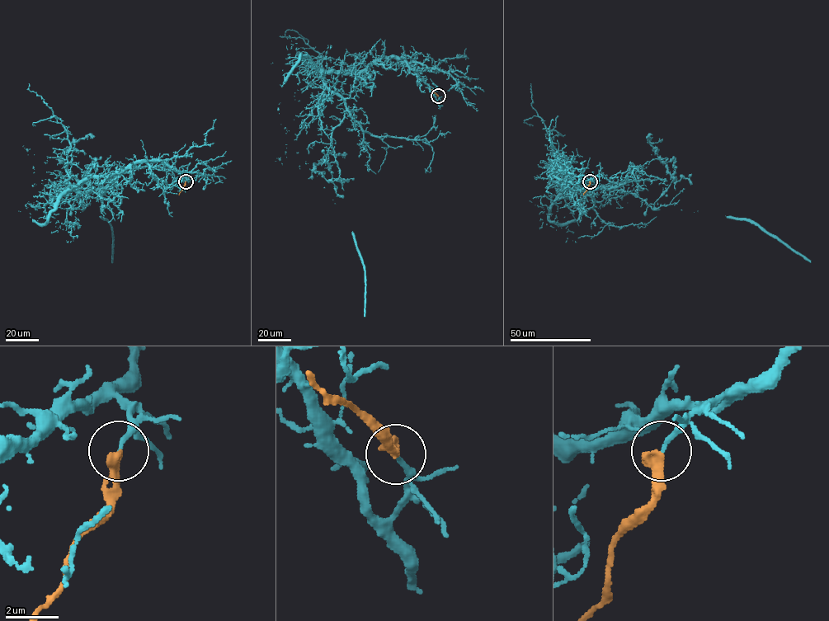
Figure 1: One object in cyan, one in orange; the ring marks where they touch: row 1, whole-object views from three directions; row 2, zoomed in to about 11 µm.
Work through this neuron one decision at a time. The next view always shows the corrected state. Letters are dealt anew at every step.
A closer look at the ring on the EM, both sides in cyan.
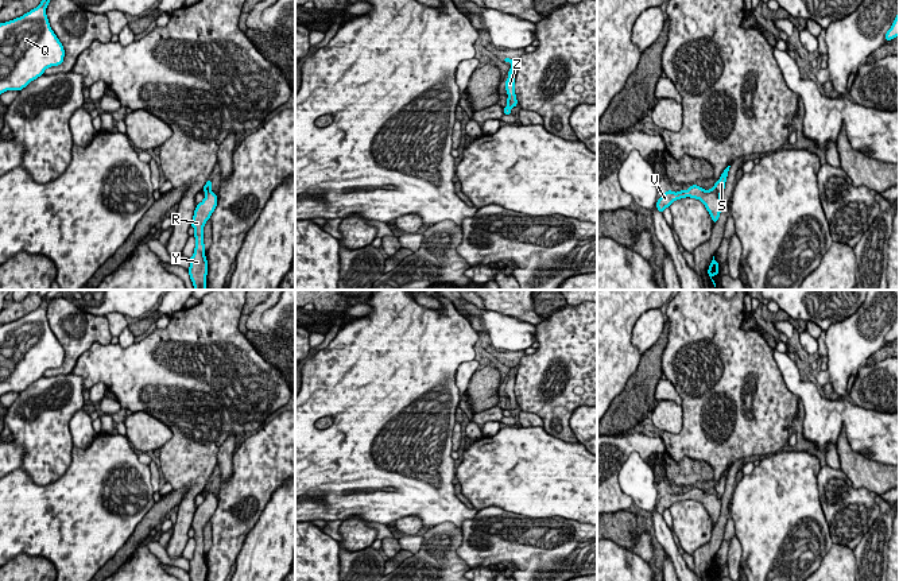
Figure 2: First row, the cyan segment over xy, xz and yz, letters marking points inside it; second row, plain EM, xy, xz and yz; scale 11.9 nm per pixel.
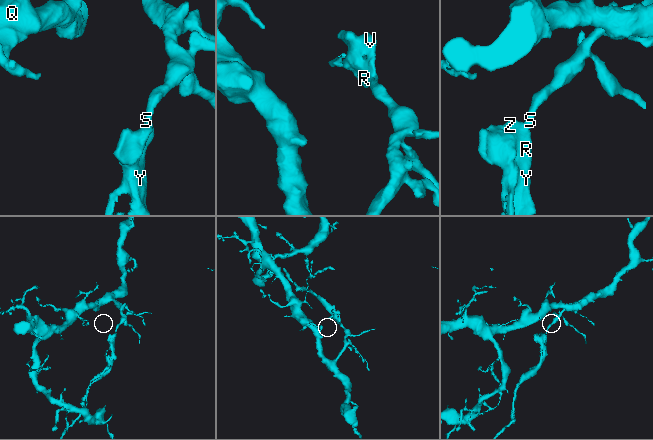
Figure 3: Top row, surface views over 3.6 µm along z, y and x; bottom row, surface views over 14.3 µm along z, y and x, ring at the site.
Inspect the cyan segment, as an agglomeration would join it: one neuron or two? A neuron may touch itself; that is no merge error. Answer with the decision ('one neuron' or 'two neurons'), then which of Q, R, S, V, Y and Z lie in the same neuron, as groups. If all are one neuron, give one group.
two neurons; Q S / R V Y Z

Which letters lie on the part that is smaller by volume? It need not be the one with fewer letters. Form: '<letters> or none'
R, V, Y, Z

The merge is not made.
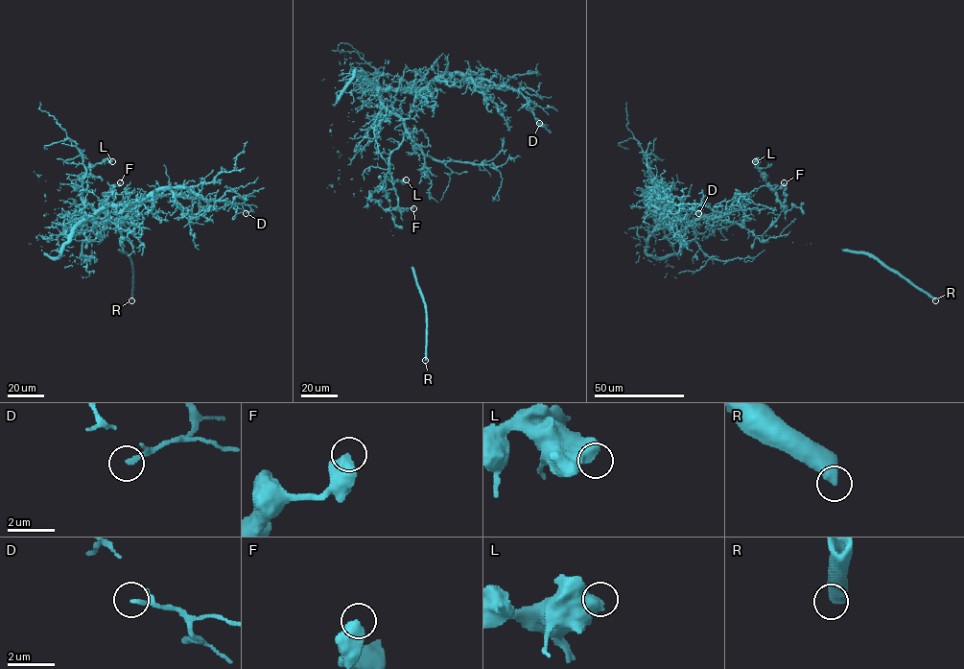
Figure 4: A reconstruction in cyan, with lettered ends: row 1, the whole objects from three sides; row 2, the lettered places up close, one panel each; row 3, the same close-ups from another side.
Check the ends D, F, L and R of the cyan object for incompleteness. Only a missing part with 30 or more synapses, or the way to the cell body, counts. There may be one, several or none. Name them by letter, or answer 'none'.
R

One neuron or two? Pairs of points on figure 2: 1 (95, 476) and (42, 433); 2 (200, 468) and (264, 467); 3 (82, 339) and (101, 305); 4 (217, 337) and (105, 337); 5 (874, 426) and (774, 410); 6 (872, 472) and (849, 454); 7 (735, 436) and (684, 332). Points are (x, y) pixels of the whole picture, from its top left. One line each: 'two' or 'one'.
1: two
2: two
3: two
4: two
5: two
6: one
7: one

